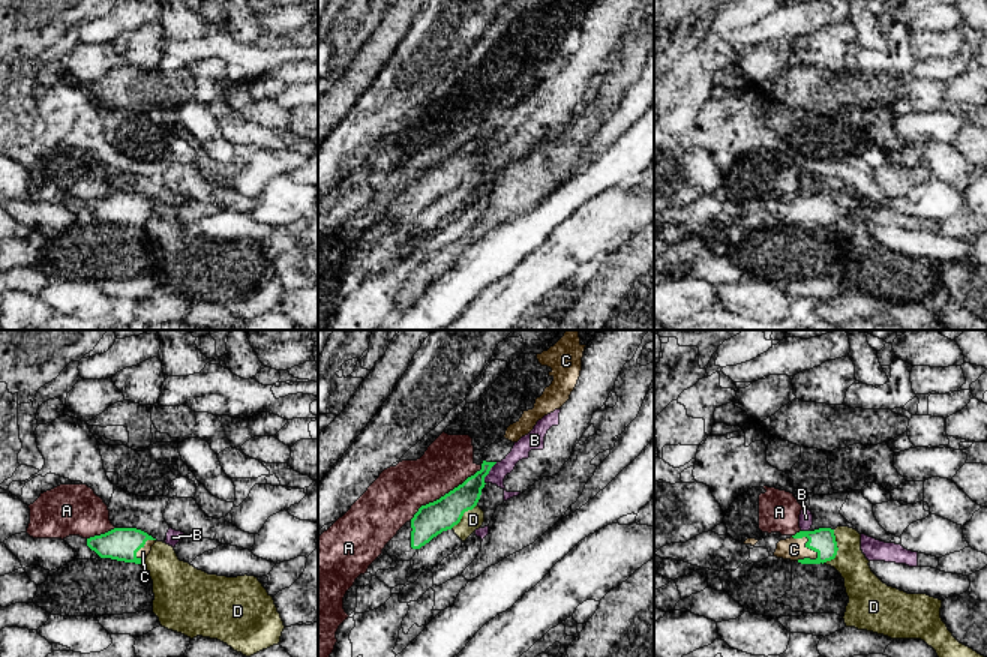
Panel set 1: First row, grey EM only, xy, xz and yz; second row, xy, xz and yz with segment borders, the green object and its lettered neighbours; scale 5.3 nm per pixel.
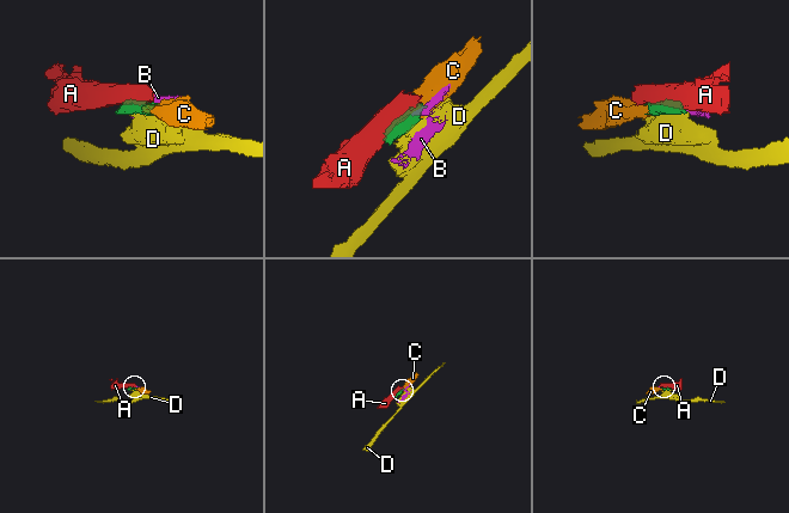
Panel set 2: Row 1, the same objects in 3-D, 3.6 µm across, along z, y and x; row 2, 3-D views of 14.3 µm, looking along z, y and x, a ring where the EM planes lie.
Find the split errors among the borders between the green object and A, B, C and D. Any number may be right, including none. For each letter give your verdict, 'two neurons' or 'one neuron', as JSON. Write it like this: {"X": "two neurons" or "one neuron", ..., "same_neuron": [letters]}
{"A": "two neurons", "B": "two neurons", "C": "one neuron", "D": "two neurons", "same_neuron": ["C"]}

